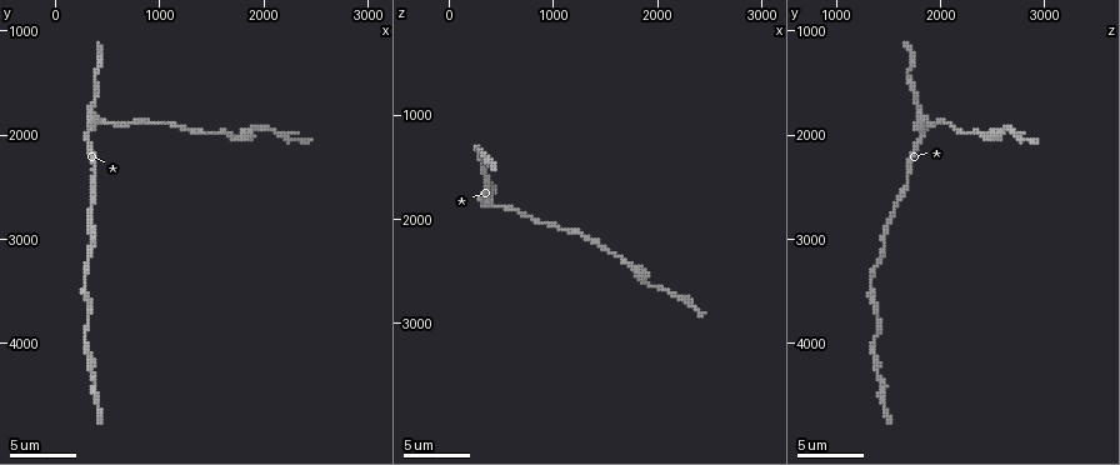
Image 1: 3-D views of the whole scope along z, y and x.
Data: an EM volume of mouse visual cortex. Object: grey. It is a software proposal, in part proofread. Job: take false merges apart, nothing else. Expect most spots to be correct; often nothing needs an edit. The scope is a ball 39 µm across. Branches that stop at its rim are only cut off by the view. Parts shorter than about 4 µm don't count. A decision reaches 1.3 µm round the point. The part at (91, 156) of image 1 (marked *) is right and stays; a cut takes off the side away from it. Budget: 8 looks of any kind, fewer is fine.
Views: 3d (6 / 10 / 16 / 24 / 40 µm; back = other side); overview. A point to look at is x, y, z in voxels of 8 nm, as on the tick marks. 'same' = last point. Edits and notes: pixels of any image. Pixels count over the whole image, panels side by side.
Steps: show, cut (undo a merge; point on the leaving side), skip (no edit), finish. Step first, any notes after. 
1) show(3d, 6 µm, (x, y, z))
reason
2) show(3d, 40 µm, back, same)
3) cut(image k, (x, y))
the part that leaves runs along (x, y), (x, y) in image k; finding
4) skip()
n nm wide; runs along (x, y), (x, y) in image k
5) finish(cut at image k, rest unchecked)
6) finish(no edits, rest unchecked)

show(3d, 10 µm, (420, 1860, 1860))

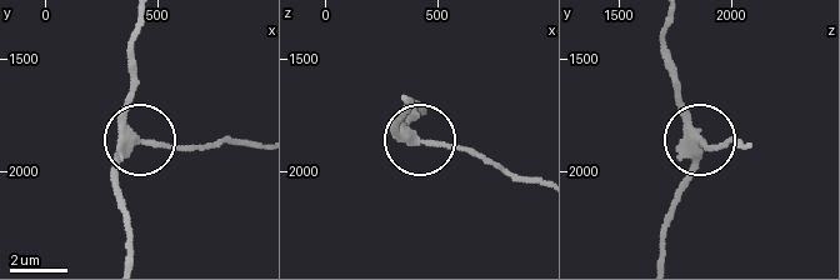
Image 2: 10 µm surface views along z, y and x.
skip()
runs along (123, 214), (116, 166), (135, 138), (123, 109), (130, 61) in image 2; all the same neuron

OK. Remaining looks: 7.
show(3d, 10 µm, (1680, 2020, 2380))
thick turns thin

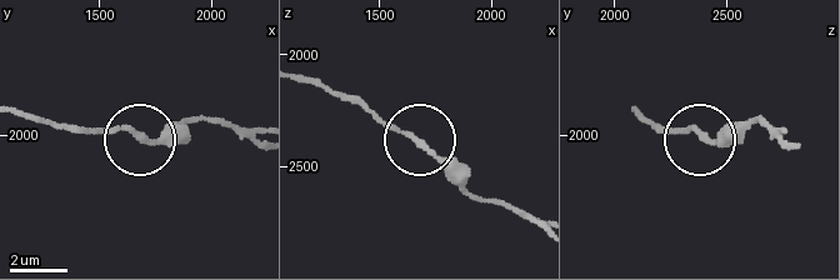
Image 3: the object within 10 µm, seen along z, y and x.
skip()
runs along (300, 79), (350, 96), (408, 131), (476, 196) in image 3; continuous, no second neuron

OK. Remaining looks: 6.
show(3d, 10 µm, (1180, 1900, 2120))
calibre changes

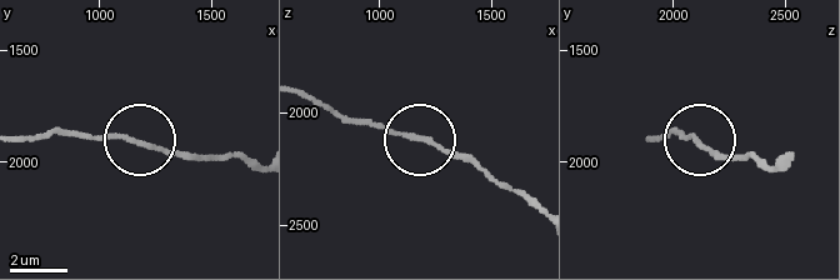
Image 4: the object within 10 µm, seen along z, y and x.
show(3d, 6 µm, (1190, 1910, 2120))

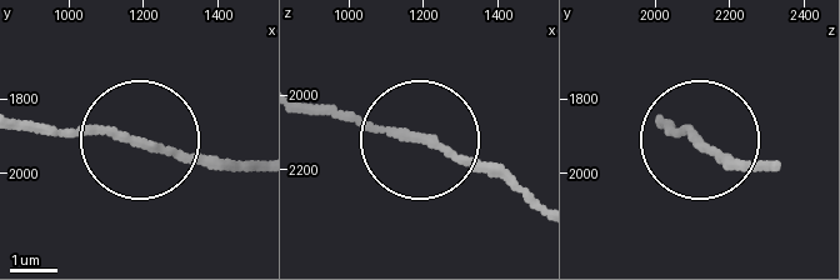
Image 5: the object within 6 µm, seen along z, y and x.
skip()
runs along (664, 130), (771, 165) in image 5; continuous, no second neuron

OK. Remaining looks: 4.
show(3d, 10 µm, (260, 3420, 1320))
narrows sharply

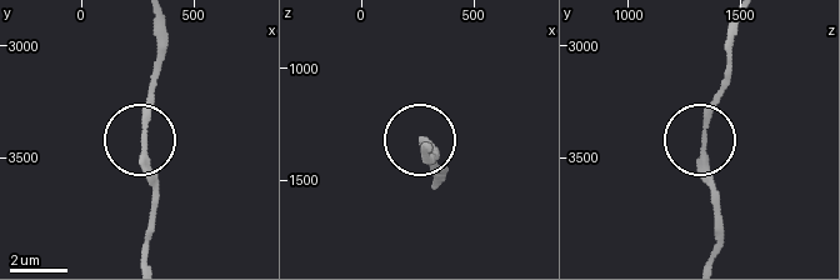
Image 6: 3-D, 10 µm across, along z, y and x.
show(3d, 6 µm, (290, 3430, 1320))
closer look

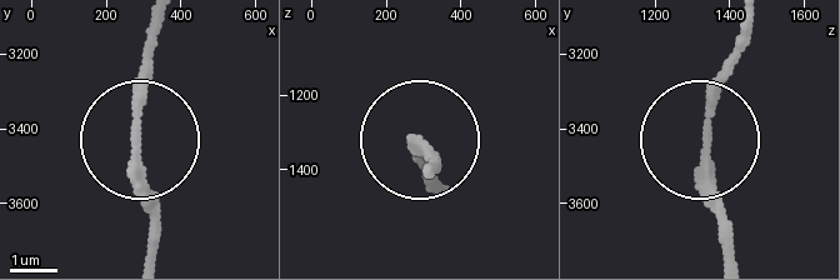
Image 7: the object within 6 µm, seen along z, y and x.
skip()
runs along (156, 28), (136, 100), (149, 255) in image 7; all the same neuron

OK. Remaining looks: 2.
finish(no edits, rest unchecked)

